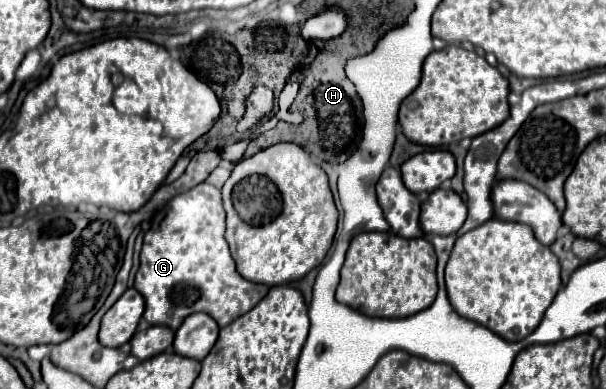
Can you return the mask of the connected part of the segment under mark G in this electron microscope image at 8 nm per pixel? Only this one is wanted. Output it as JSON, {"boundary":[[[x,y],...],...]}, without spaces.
{"boundary":[[[219,165],[209,178],[195,185],[193,189],[175,195],[167,201],[163,209],[153,215],[151,229],[145,233],[143,249],[141,249],[141,265],[135,275],[135,289],[145,297],[145,313],[143,319],[151,325],[167,325],[173,331],[183,323],[183,319],[191,313],[207,313],[211,315],[219,327],[227,327],[233,319],[241,317],[249,309],[253,309],[269,291],[267,285],[251,283],[243,279],[237,269],[235,261],[229,253],[225,233],[225,209],[223,209],[221,189],[219,185]]]}

